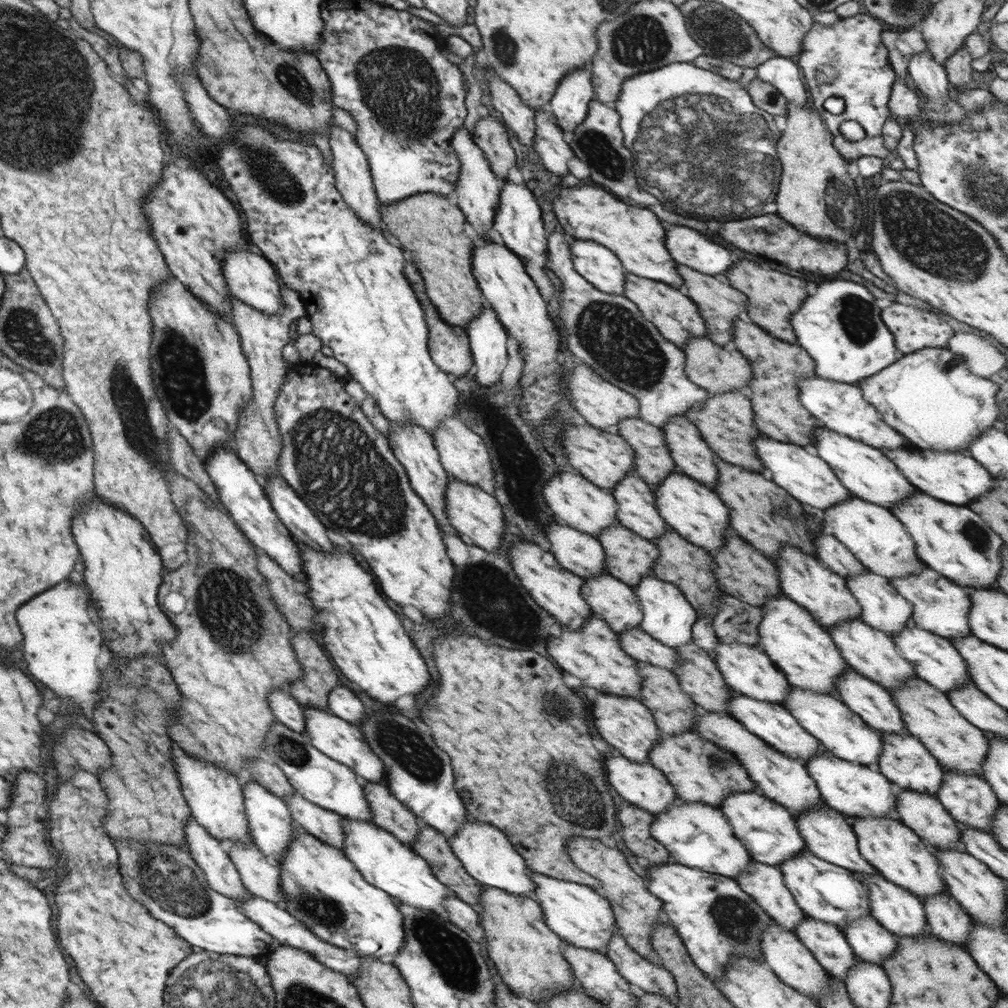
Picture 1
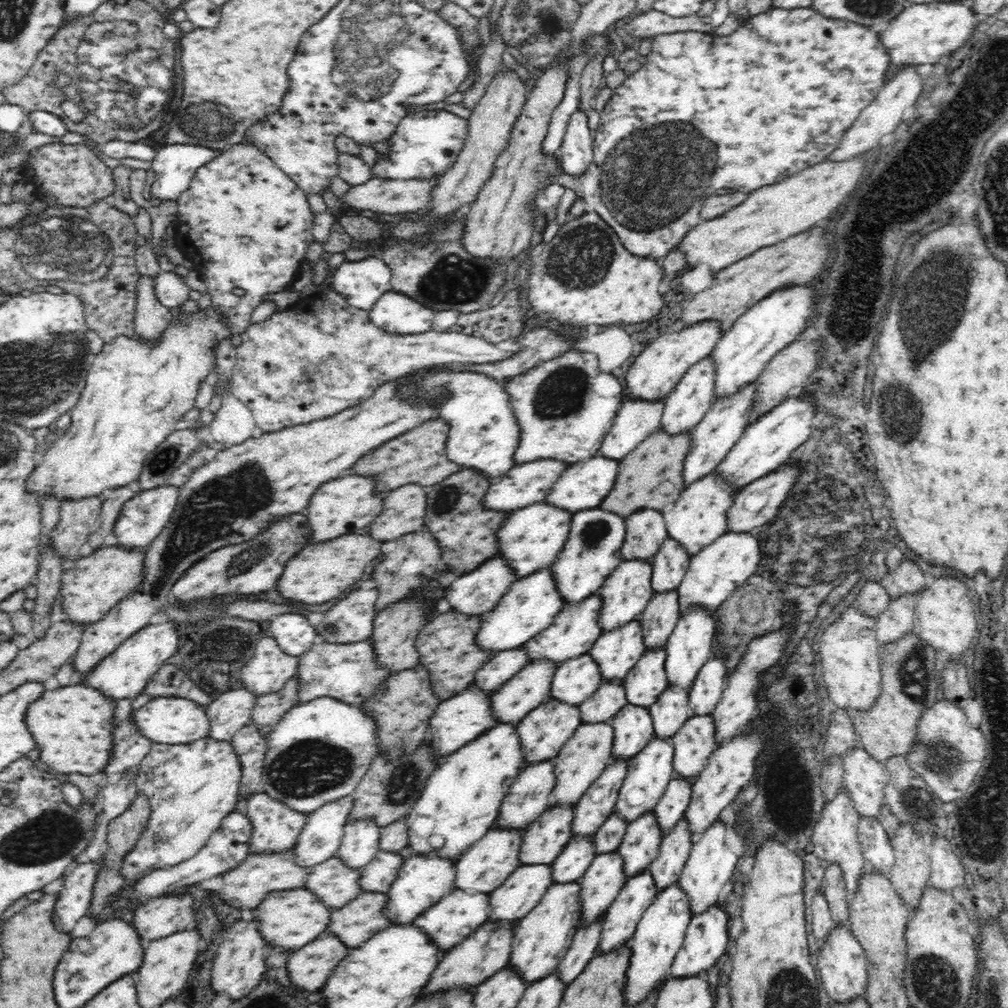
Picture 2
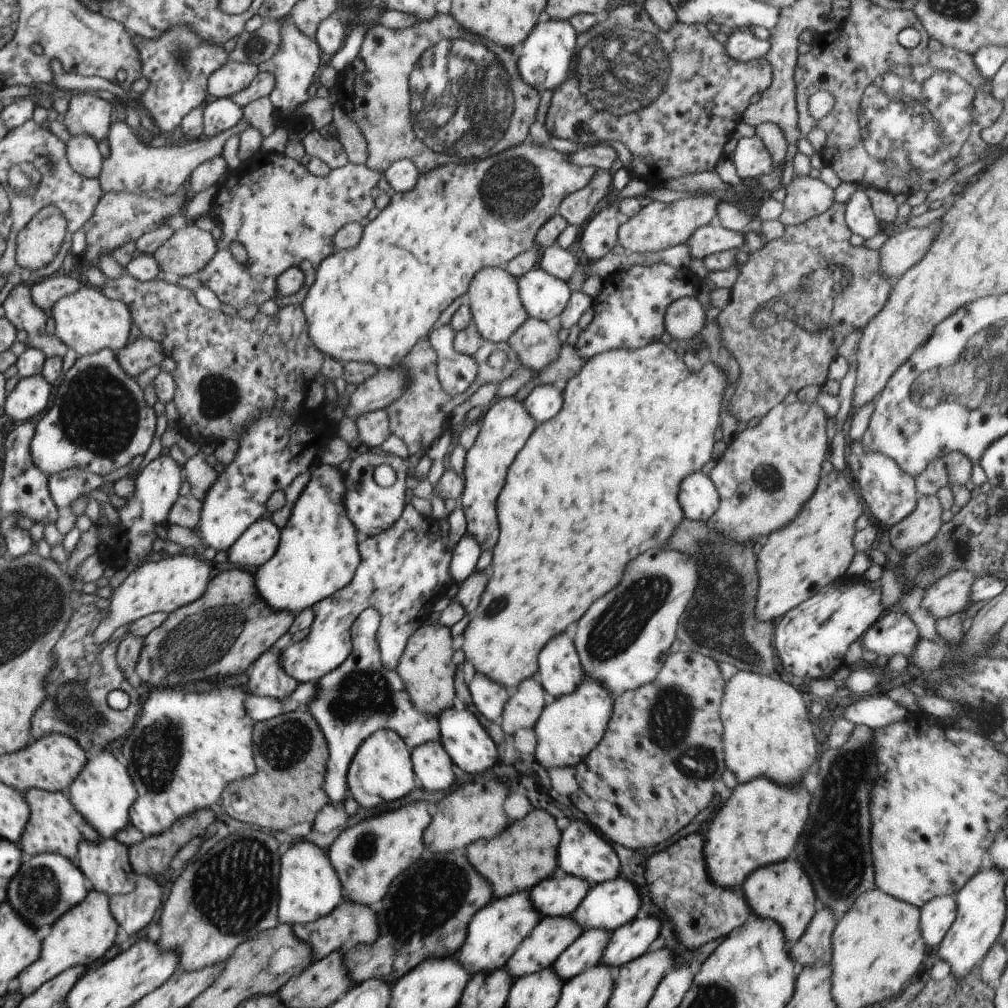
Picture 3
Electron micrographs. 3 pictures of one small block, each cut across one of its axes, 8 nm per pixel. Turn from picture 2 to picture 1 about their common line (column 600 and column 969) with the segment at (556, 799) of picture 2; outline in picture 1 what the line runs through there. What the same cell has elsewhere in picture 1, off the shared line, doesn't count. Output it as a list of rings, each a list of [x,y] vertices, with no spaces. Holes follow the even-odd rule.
[[[916,677],[890,692],[902,715],[905,727],[936,757],[944,769],[978,775],[983,778],[983,762],[989,751],[986,732],[968,722],[951,703],[946,693]]]

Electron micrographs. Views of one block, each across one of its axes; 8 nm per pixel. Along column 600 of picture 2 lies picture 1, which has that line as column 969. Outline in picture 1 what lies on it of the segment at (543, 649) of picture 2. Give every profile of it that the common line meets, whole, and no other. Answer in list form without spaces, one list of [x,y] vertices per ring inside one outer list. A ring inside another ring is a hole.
[[[924,567],[919,573],[909,577],[892,577],[890,583],[898,594],[910,602],[913,607],[912,622],[919,628],[948,640],[972,636],[969,625],[971,600],[966,588],[930,567]]]

